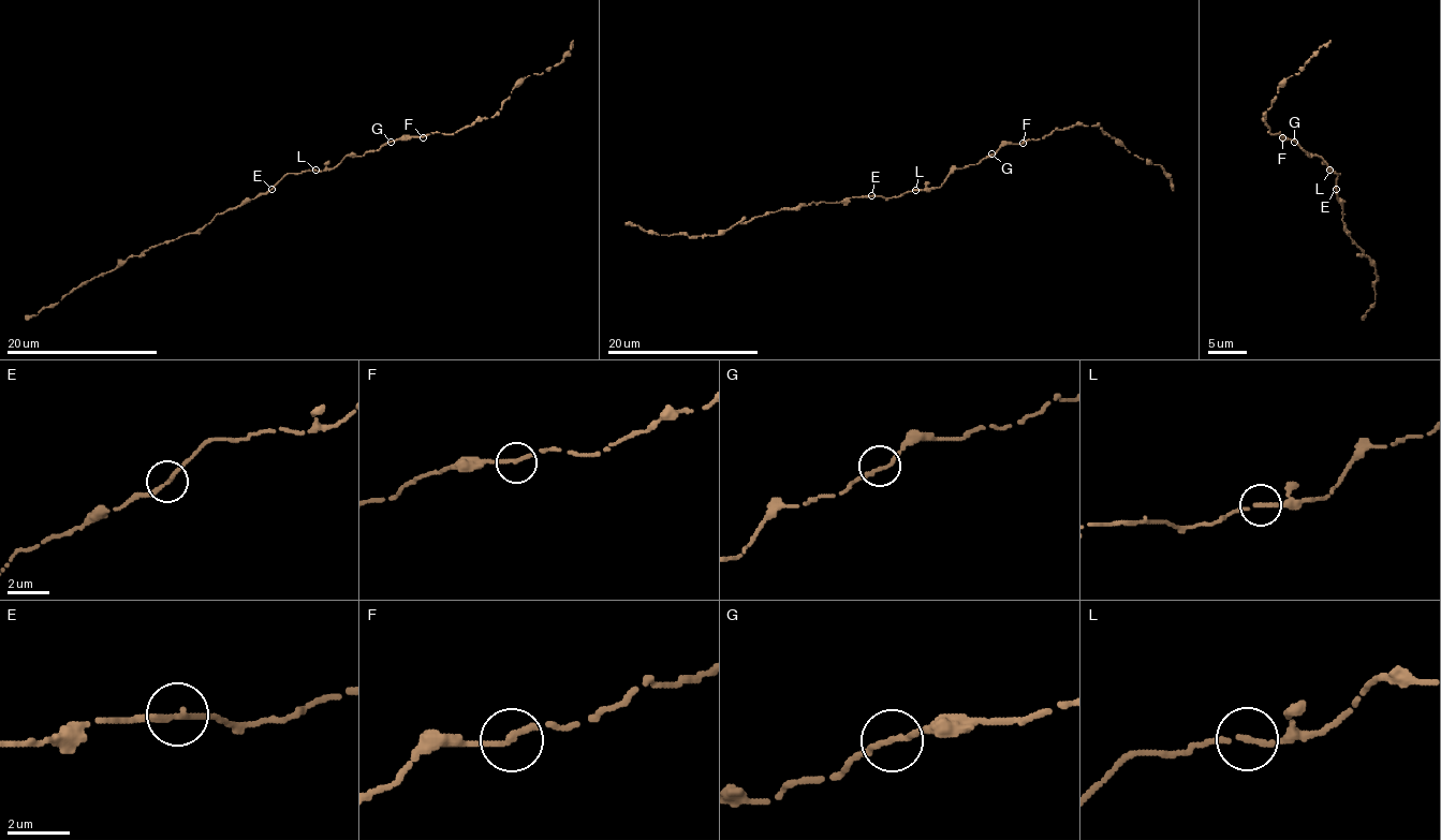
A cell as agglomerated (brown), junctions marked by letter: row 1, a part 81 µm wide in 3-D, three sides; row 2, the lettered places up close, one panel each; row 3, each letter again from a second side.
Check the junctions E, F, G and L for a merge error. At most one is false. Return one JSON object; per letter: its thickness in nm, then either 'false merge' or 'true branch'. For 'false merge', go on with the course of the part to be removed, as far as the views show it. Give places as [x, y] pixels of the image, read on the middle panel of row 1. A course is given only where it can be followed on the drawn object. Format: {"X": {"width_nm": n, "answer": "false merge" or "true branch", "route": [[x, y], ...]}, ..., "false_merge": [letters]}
{"E": {"width_nm": 200, "answer": "true branch"}, "F": {"width_nm": 200, "answer": "true branch"}, "G": {"width_nm": 190, "answer": "true branch"}, "L": {"width_nm": 200, "answer": "true branch"}, "false_merge": []}

